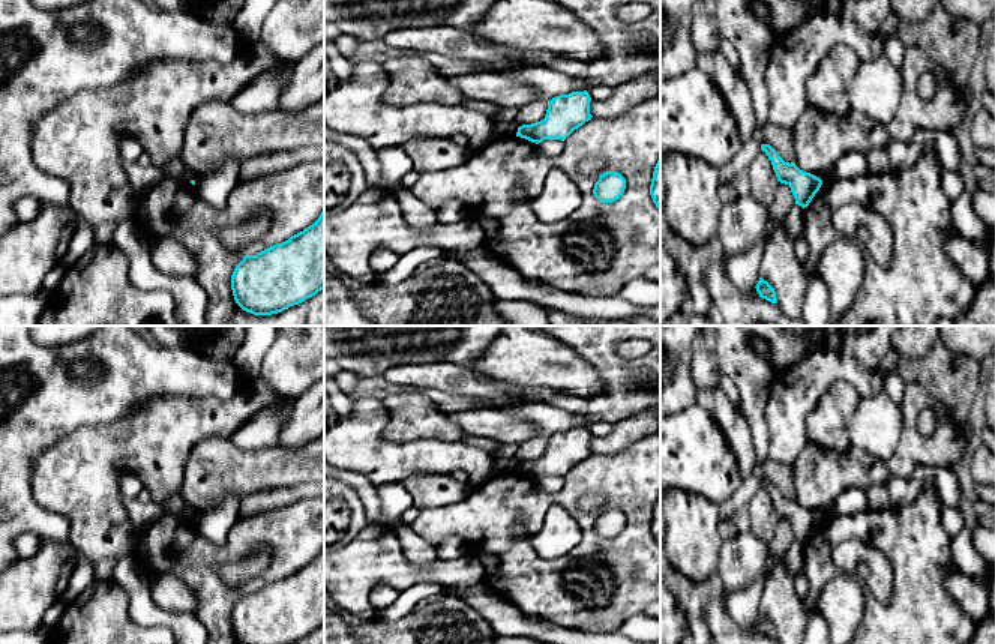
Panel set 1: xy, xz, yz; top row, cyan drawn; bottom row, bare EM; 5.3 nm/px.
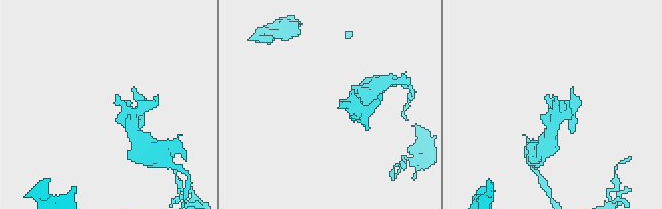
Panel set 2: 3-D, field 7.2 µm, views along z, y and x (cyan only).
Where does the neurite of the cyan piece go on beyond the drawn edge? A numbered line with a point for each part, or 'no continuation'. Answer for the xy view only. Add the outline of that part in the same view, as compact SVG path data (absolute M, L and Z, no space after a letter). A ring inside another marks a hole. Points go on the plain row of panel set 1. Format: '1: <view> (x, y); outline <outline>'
no continuation

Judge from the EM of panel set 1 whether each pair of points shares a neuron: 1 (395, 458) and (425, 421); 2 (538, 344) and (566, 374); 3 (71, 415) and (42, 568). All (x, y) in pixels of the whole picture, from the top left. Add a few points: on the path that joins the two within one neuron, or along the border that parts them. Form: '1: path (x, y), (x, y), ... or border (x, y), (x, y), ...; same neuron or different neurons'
1: border (381, 433), (395, 442), (446, 440); different neurons
2: path (538, 355), (545, 365), (556, 367); same neuron
3: border (42, 538), (69, 544); different neurons

